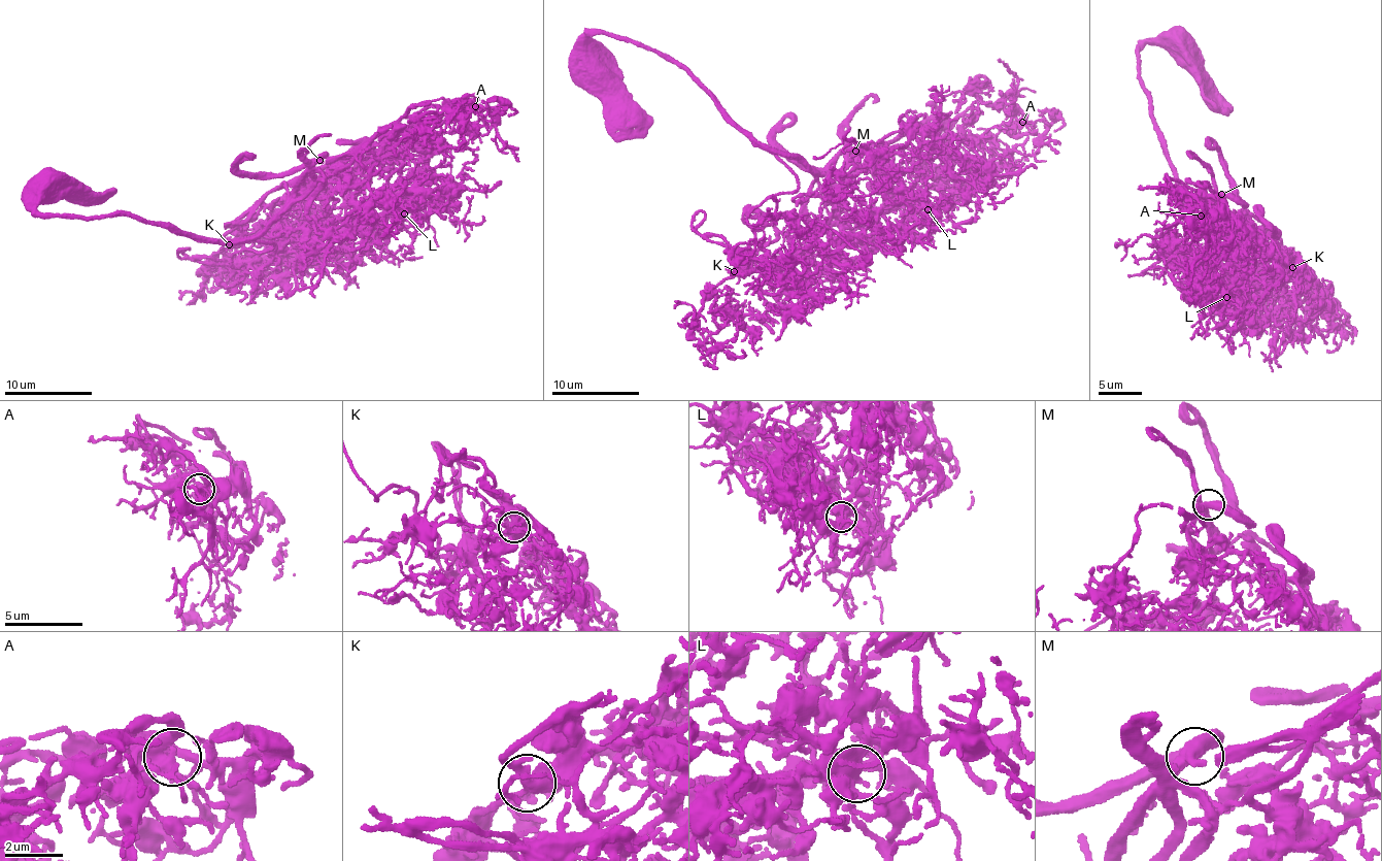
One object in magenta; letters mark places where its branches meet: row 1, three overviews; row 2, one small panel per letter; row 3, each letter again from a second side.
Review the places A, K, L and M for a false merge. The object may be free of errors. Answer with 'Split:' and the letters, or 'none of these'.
Split: none of these

